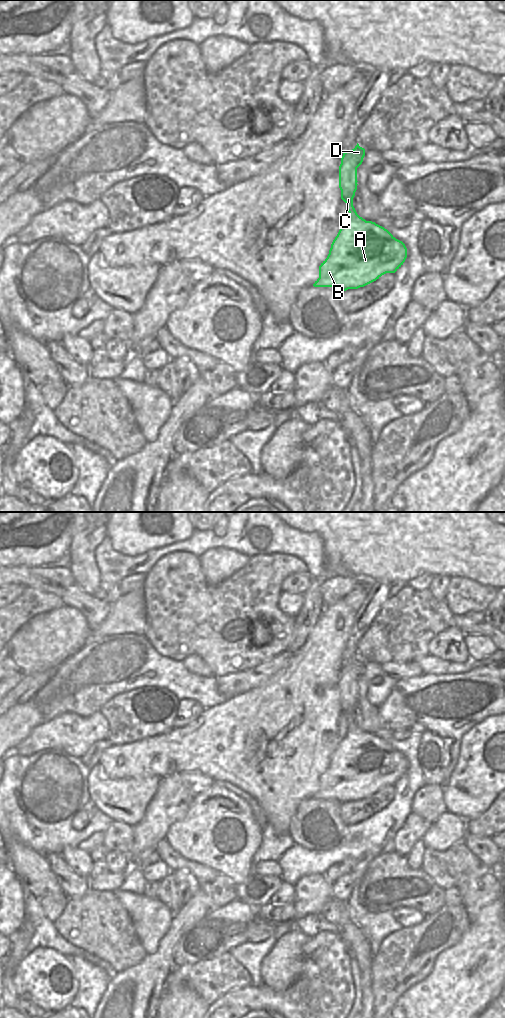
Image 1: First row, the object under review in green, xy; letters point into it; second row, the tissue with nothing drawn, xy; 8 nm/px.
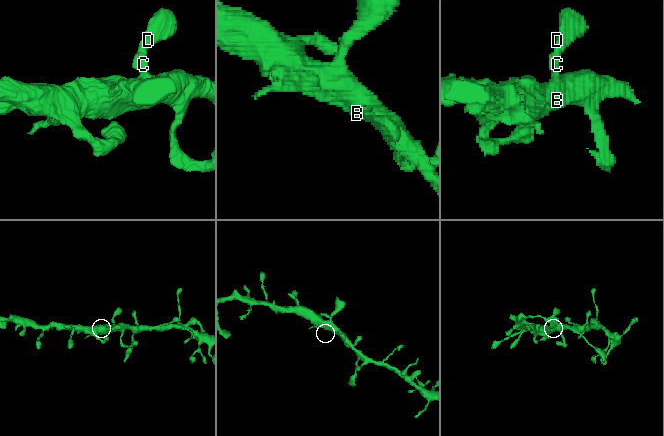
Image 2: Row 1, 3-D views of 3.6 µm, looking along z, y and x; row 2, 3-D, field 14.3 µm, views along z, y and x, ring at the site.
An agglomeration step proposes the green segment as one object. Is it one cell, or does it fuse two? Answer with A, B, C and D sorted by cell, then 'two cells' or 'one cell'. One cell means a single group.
groups A B C D; one cell

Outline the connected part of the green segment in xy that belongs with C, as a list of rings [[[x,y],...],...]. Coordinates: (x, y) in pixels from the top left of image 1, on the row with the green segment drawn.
[[[357,143],[341,158],[339,188],[349,214],[327,258],[319,266],[319,278],[314,287],[334,287],[340,291],[358,289],[386,273],[395,273],[407,258],[407,248],[402,241],[384,227],[360,217],[353,206],[358,185],[357,168],[364,156],[365,149]]]

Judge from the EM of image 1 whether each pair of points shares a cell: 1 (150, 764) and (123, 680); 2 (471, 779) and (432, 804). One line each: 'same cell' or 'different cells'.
1: different cells
2: different cells

